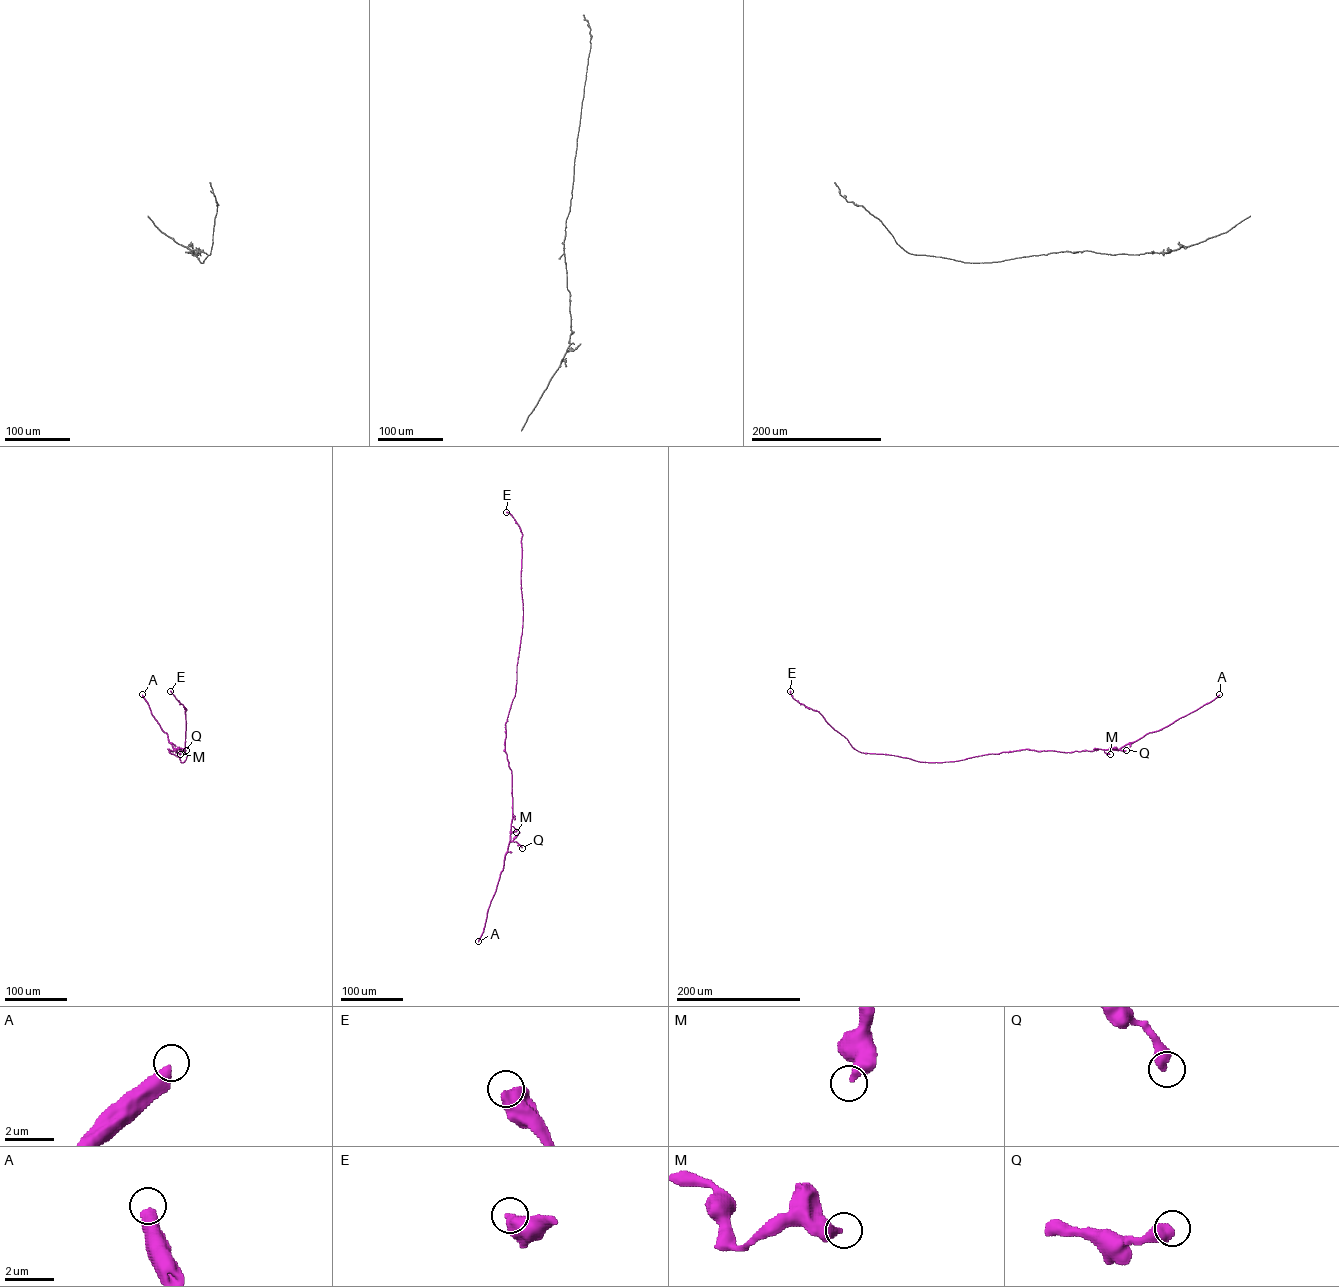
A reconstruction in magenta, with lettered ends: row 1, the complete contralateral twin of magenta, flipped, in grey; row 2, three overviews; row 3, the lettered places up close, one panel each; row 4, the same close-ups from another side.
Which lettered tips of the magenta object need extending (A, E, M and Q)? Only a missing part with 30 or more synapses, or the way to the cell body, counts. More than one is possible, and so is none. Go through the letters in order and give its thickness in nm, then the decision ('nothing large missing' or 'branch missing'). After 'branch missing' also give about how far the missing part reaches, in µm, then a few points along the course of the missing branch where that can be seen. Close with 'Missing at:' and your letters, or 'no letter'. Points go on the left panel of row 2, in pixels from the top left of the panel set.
A: 480 nm thick; nothing large missing
E: 550 nm thick; nothing large missing
M: 400 nm thick; nothing large missing
Q: 500 nm thick; nothing large missing
Missing at: no letter

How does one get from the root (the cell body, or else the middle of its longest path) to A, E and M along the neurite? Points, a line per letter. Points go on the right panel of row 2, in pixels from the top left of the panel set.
A: (1000, 753), (1027, 749), (1068, 752), (1119, 749), (1168, 726), (1219, 694)
E: (1000, 753), (928, 762), (861, 752), (818, 712), (794, 699), (790, 691)
M: (1000, 753), (1027, 749), (1068, 752), (1101, 749), (1110, 754)

